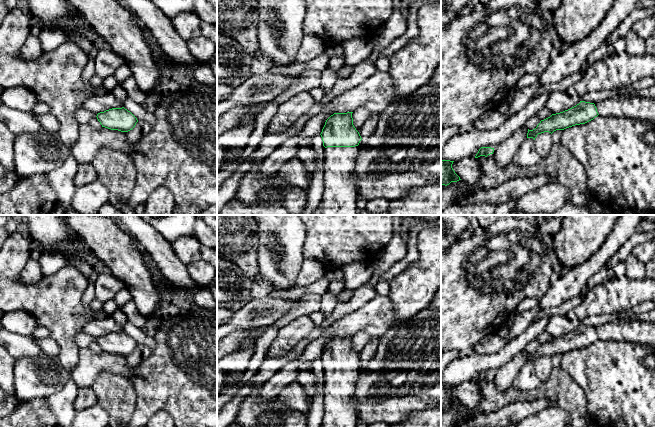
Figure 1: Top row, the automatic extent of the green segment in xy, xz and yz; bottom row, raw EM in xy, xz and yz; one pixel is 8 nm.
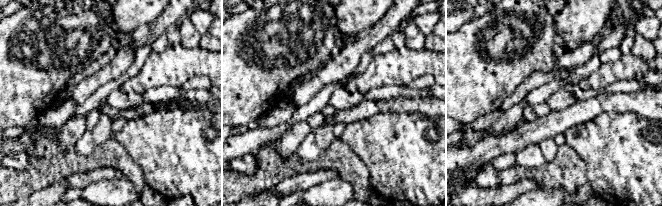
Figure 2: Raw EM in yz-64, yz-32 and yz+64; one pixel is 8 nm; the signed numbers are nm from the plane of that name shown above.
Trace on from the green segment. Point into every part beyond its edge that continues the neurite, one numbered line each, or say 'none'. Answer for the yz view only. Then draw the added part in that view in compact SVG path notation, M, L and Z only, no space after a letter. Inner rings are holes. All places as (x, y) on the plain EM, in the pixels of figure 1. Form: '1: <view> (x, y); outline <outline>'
1: yz (643, 332); outline M614 321L595 327L601 340L640 343L655 348L655 323L647 321Z

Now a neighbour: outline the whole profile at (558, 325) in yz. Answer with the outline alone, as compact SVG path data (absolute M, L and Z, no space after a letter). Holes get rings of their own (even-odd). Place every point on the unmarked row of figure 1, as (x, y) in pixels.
M554 315L547 324L546 332L556 338L568 334L579 327L579 320L572 315Z

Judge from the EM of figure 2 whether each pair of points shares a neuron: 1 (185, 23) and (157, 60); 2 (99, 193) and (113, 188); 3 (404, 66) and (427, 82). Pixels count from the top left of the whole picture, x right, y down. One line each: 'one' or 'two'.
1: two
2: one
3: two

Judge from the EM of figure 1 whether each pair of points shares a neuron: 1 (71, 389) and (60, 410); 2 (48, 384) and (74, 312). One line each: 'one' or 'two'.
1: one
2: two

